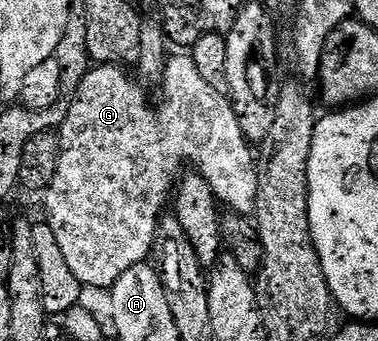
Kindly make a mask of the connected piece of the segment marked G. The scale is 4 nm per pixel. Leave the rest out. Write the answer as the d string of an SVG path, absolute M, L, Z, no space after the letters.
M183 55L183 57L168 56L167 70L163 75L161 86L163 102L156 109L147 102L148 90L132 74L131 78L123 69L126 68L120 67L115 63L99 63L88 70L76 93L75 101L72 103L65 123L62 129L58 130L61 155L57 163L57 175L53 175L53 183L45 191L45 198L47 197L47 217L45 217L45 221L46 224L53 227L53 235L57 235L57 243L61 246L61 252L64 253L65 260L69 263L69 268L73 270L73 275L77 275L77 279L83 286L88 285L89 287L108 290L117 283L117 279L121 279L121 275L125 275L125 271L129 271L129 267L144 264L150 258L147 256L150 255L151 249L153 253L157 245L159 222L165 213L163 208L166 205L168 208L169 202L172 200L177 188L177 182L184 172L185 166L183 164L186 161L191 164L188 166L194 167L210 183L215 196L219 198L220 202L240 215L254 214L255 200L259 190L257 157L248 142L247 136L241 131L241 123L237 119L234 107L231 106L230 96L224 90L210 85L197 72L197 63L193 63L190 55Z

